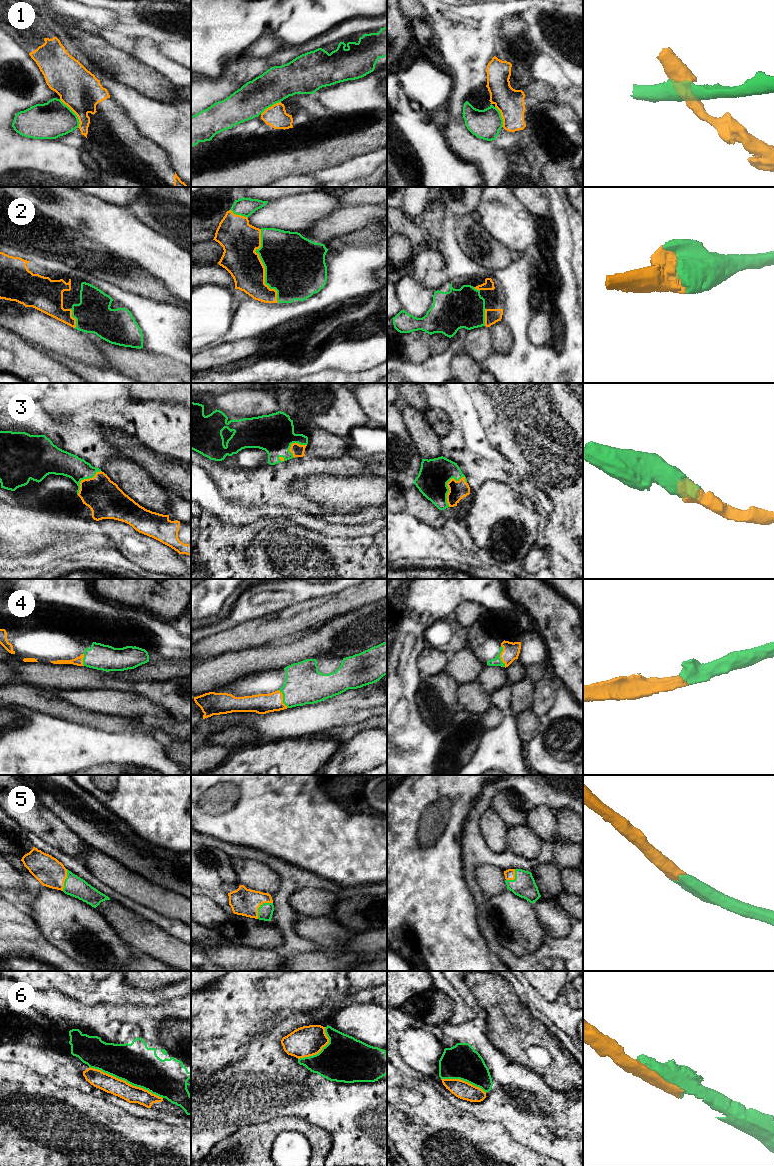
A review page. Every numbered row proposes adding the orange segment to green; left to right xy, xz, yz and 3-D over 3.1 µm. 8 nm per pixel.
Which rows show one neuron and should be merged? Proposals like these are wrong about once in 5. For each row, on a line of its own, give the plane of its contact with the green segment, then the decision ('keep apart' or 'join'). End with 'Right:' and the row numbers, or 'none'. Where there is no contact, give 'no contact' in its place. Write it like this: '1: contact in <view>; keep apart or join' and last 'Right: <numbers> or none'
1: contact in xy; keep apart
2: contact in xz; join
3: contact in yz; join
4: contact in yz; join
5: contact in xz; join
6: contact in xy; join
Right: 2, 3, 4, 5, 6

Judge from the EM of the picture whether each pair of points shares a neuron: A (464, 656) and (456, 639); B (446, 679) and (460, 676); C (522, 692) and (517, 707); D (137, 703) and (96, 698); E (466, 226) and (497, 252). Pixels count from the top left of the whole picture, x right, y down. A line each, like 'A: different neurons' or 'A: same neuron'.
A: different neurons
B: different neurons
C: same neuron
D: same neuron
E: same neuron

